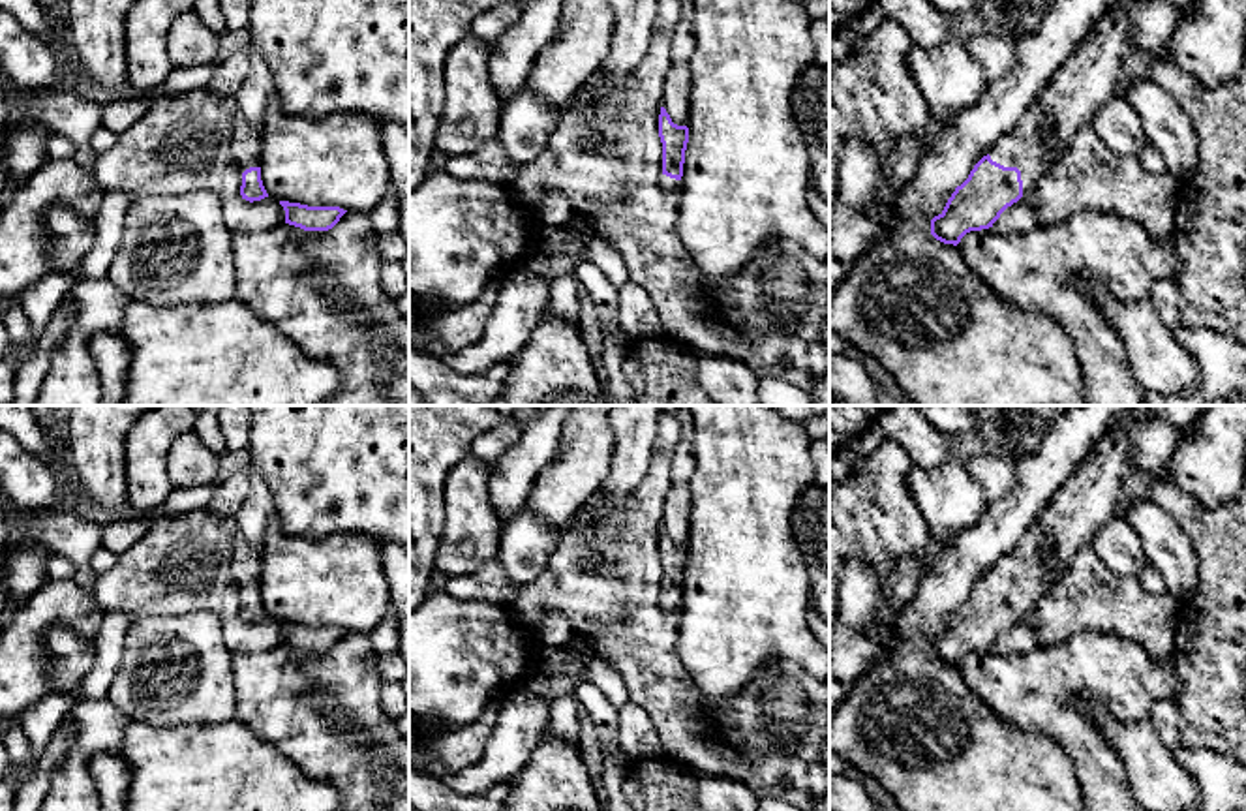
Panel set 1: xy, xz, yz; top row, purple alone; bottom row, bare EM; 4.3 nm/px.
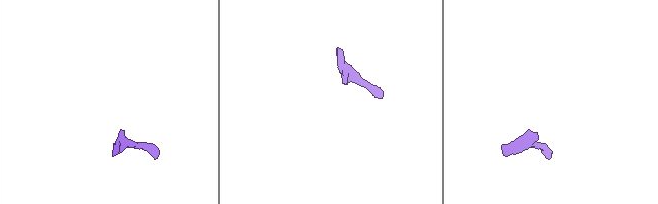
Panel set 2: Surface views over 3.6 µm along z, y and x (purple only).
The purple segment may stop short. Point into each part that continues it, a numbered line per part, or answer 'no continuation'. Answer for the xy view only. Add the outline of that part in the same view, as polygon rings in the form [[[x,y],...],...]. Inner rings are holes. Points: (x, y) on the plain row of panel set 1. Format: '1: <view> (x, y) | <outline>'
1: xy (244, 560) | [[[240,531],[231,544],[231,573],[242,593],[250,588],[261,588],[261,552]]]

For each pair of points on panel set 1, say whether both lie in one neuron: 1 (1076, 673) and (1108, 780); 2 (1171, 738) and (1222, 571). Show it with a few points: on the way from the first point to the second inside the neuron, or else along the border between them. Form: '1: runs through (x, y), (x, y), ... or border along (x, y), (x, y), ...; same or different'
1: runs through (1057, 699), (1057, 714), (1091, 753); same
2: border along (1171, 699), (1179, 718), (1179, 744); different

